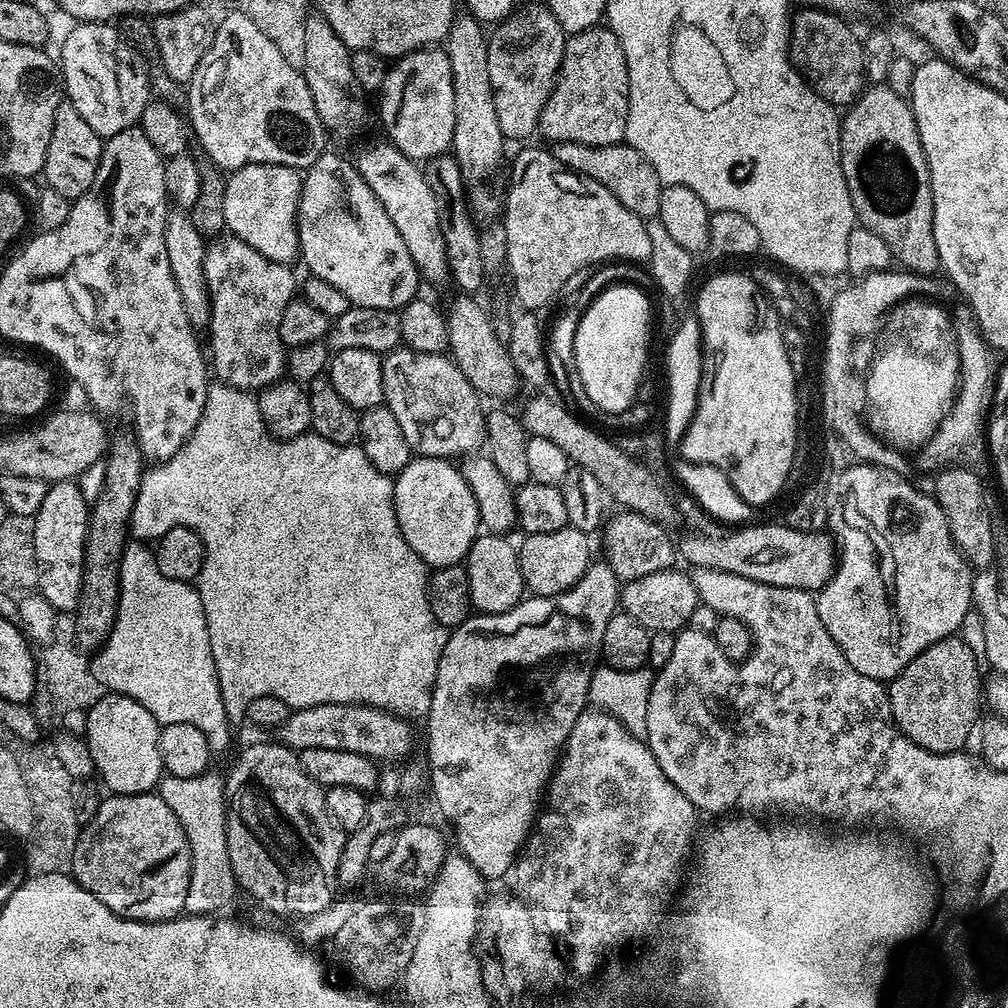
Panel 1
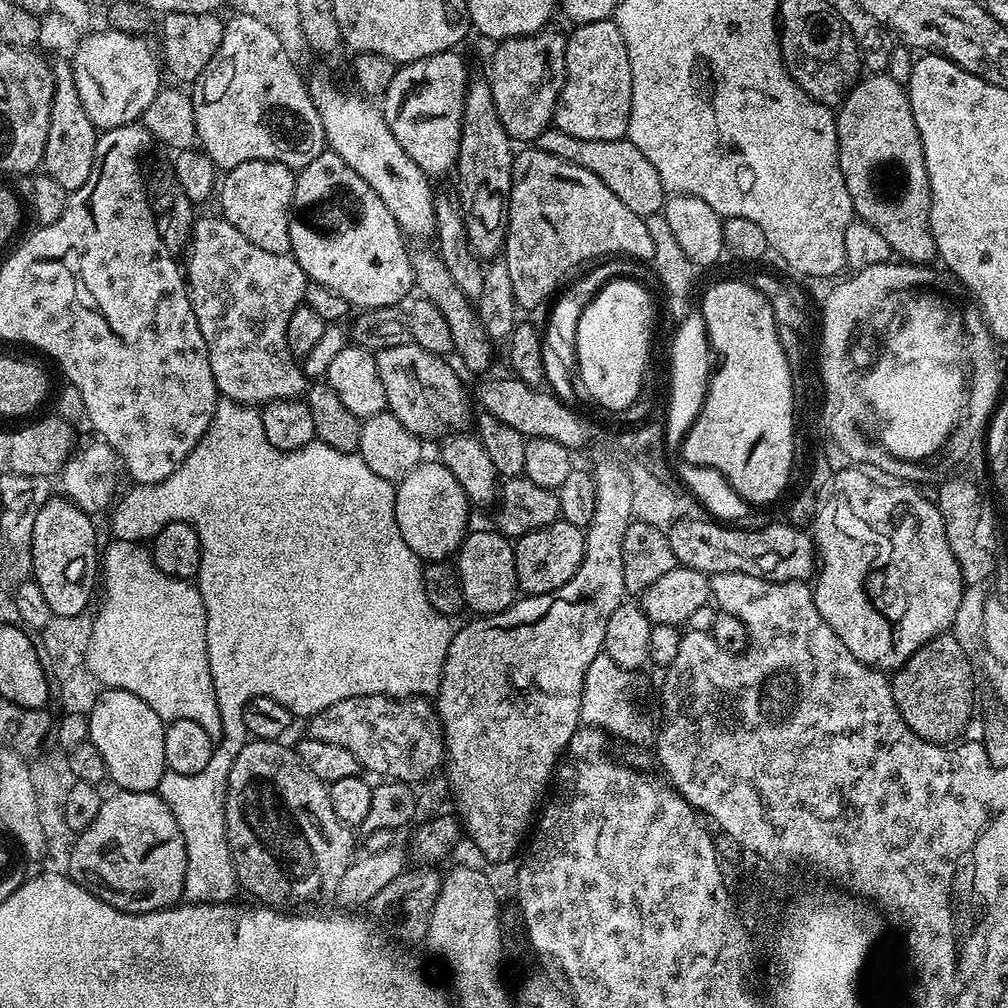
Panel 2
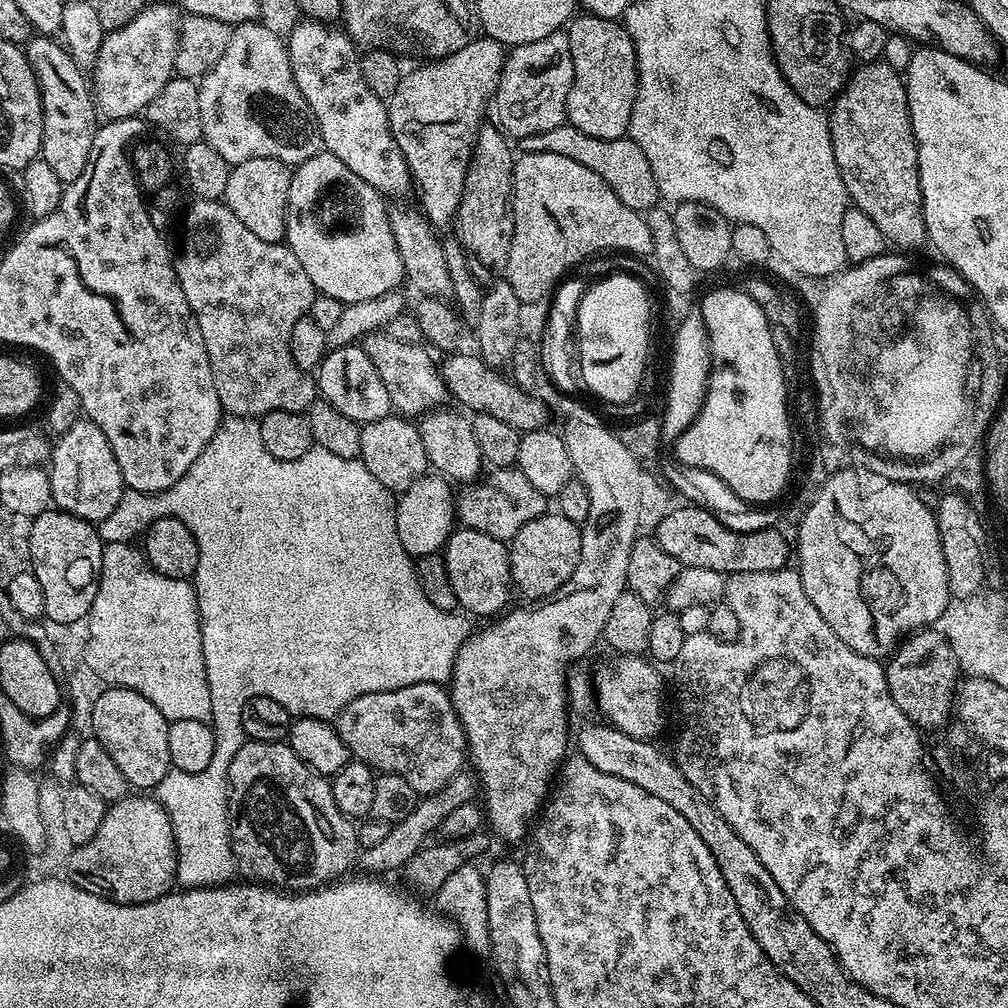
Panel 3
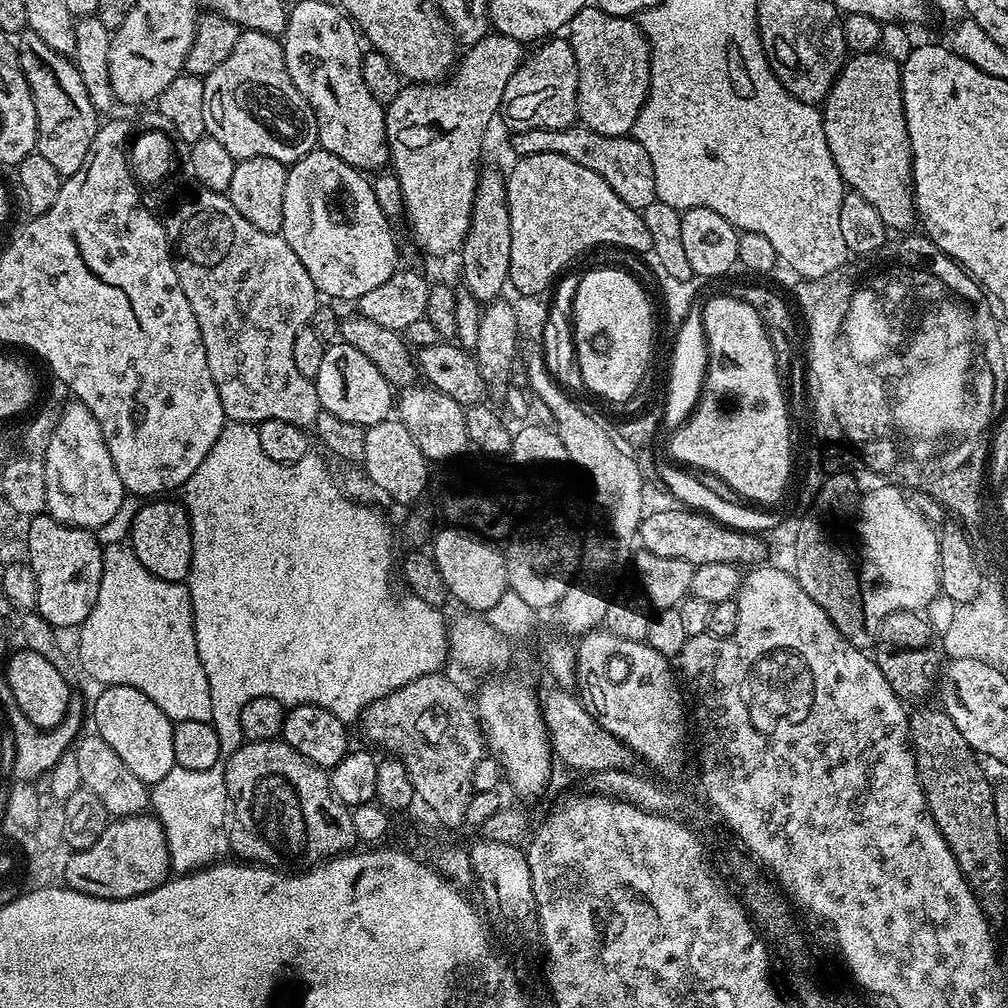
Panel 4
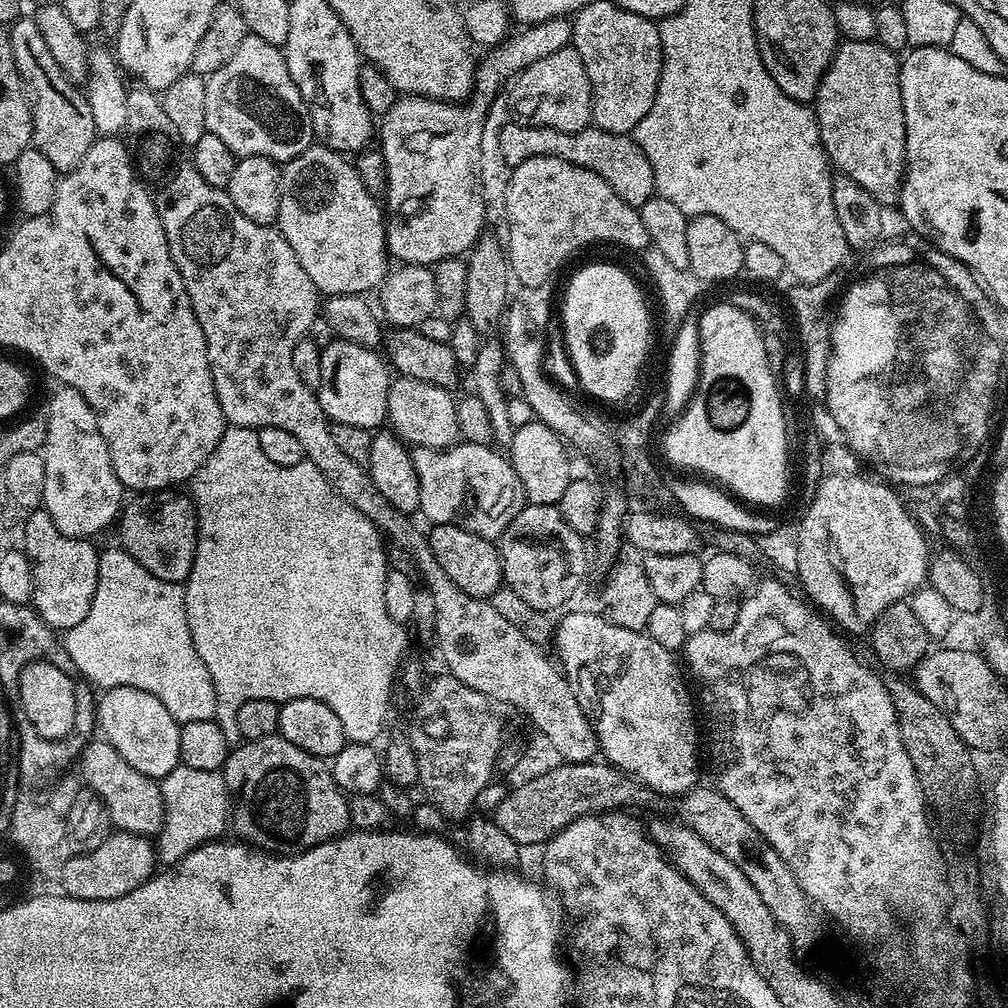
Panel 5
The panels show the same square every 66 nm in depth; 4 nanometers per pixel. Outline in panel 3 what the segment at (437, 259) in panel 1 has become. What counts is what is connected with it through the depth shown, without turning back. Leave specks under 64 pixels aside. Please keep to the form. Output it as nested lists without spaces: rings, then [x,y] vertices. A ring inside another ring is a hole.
[[[300,18],[286,36],[294,82],[318,122],[320,143],[376,192],[388,198],[407,197],[404,195],[414,188],[412,175],[392,133],[388,105],[366,86],[352,37],[343,27],[332,26],[322,20]]]

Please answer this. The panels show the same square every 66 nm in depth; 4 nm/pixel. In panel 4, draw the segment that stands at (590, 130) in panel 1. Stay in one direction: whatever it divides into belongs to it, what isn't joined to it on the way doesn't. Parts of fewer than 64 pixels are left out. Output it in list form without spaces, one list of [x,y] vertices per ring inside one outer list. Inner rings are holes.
[[[587,6],[574,14],[566,32],[578,62],[576,110],[579,123],[598,134],[629,135],[646,102],[650,86],[652,51],[639,23],[626,16],[606,14],[598,7]]]

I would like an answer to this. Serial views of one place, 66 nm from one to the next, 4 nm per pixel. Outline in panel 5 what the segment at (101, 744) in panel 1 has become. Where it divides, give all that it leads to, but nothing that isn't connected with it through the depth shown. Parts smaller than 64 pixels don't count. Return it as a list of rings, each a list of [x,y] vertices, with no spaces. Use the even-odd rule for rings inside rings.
[[[134,686],[107,689],[99,697],[96,718],[103,739],[108,740],[110,746],[114,746],[114,750],[118,750],[118,754],[122,754],[122,758],[126,758],[126,762],[130,762],[130,766],[134,766],[134,770],[138,770],[138,774],[146,774],[151,780],[160,782],[165,776],[173,775],[176,769],[181,767],[181,724],[172,717],[170,710],[166,710],[166,706],[162,706],[162,702],[158,702],[158,698],[154,698],[154,694],[146,694],[146,690],[138,690]]]

